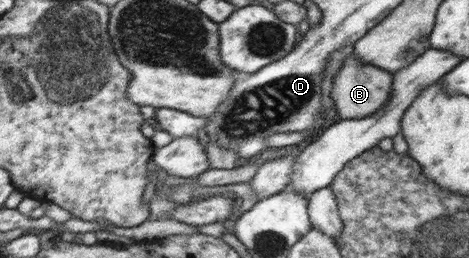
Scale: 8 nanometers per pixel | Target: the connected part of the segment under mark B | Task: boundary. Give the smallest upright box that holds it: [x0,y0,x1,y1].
[330,54,393,119]

